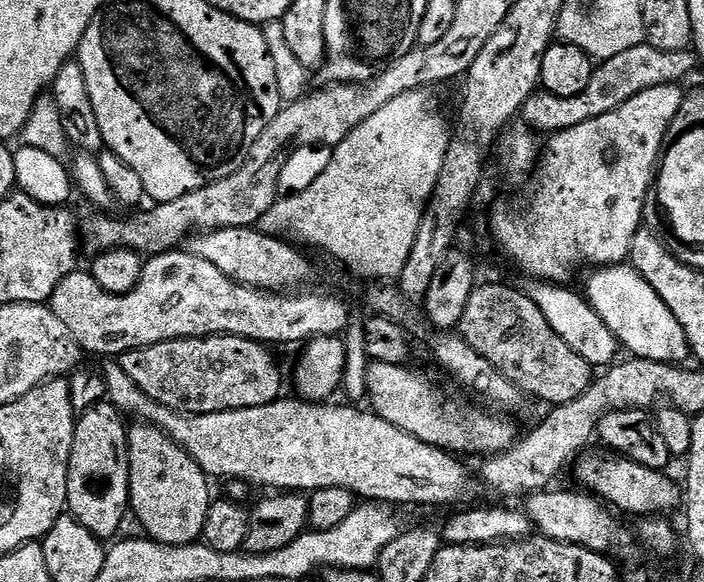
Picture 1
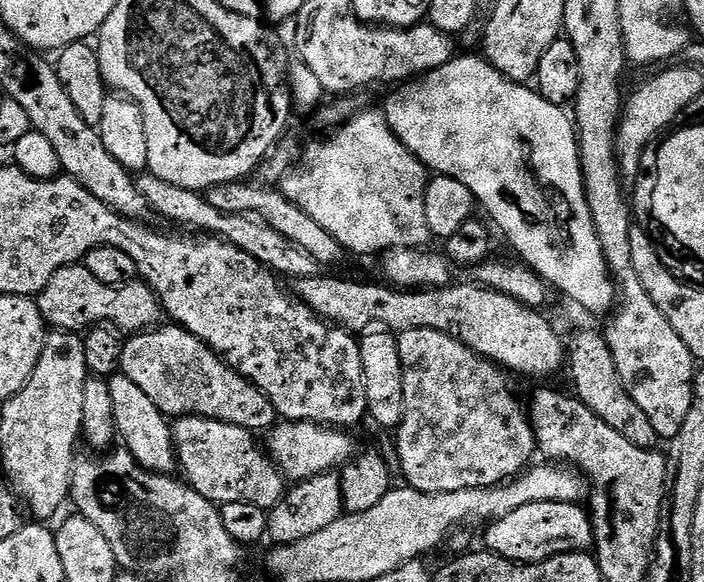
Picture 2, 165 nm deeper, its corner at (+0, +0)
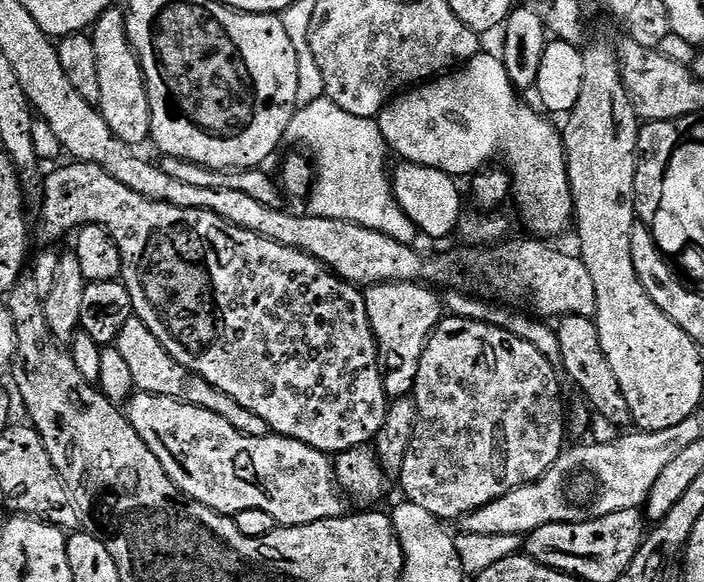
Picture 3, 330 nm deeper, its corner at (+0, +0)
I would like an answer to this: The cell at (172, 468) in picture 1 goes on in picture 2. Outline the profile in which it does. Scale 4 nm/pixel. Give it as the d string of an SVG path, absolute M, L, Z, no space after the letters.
M116 374L108 380L110 403L114 406L116 435L135 460L146 470L172 474L177 471L178 461L172 446L172 430L169 417L165 416L150 397L137 384L130 382L123 374Z

